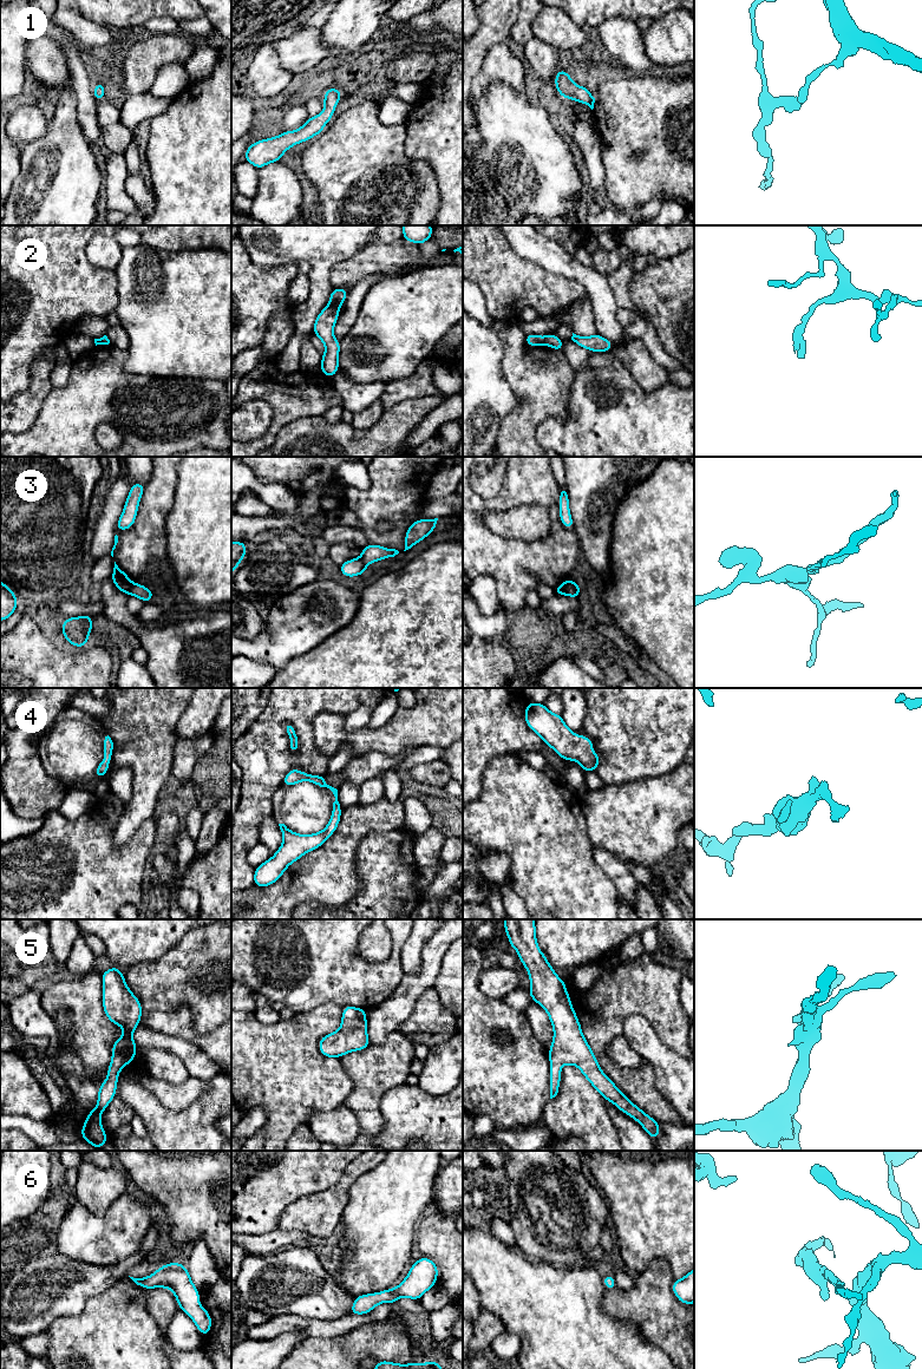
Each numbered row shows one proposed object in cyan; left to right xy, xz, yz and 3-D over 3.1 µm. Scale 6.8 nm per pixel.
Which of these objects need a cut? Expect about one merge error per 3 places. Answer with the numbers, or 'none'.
2, 3

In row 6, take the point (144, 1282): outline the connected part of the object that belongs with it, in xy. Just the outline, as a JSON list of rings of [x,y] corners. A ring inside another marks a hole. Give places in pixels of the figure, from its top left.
[[[168,1263],[149,1277],[130,1278],[146,1290],[153,1288],[170,1289],[177,1299],[178,1308],[194,1321],[197,1330],[204,1337],[209,1334],[212,1319],[207,1309],[200,1305],[198,1290],[182,1263]]]

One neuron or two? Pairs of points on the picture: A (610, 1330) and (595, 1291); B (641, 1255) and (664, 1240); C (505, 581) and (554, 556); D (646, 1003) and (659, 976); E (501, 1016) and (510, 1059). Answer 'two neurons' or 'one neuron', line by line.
A: one neuron
B: one neuron
C: one neuron
D: one neuron
E: one neuron

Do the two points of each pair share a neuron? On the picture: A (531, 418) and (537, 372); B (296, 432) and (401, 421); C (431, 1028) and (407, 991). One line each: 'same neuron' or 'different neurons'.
A: same neuron
B: same neuron
C: different neurons

